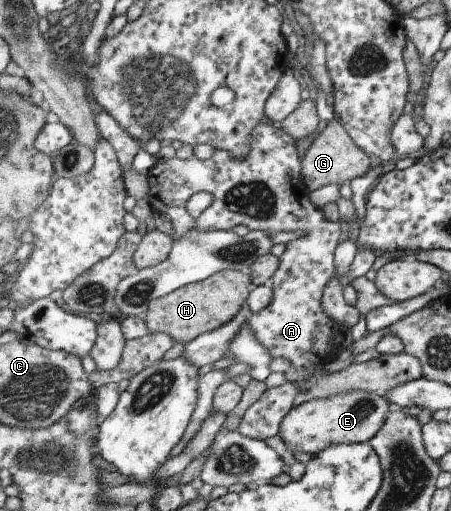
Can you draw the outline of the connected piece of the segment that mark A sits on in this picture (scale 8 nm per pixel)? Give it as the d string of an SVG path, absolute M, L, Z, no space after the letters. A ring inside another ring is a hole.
M265 122L256 126L250 154L244 159L238 159L231 151L221 149L216 150L213 158L205 160L196 156L190 159L177 157L160 159L147 174L149 184L147 198L152 202L155 210L171 222L177 236L193 229L194 220L187 210L187 202L197 192L209 192L212 195L212 203L195 219L195 229L231 230L242 224L253 231L274 233L301 230L304 232L302 237L286 244L286 250L280 257L279 268L270 282L274 290L272 303L261 312L252 312L247 325L254 331L256 340L270 350L273 358L286 358L291 368L316 370L329 361L330 354L338 348L335 344L335 336L347 327L341 326L339 321L326 313L323 305L324 290L337 272L335 248L344 239L345 229L340 222L329 222L321 207L312 201L311 192L303 182L300 147L283 127L277 128L273 123Z

